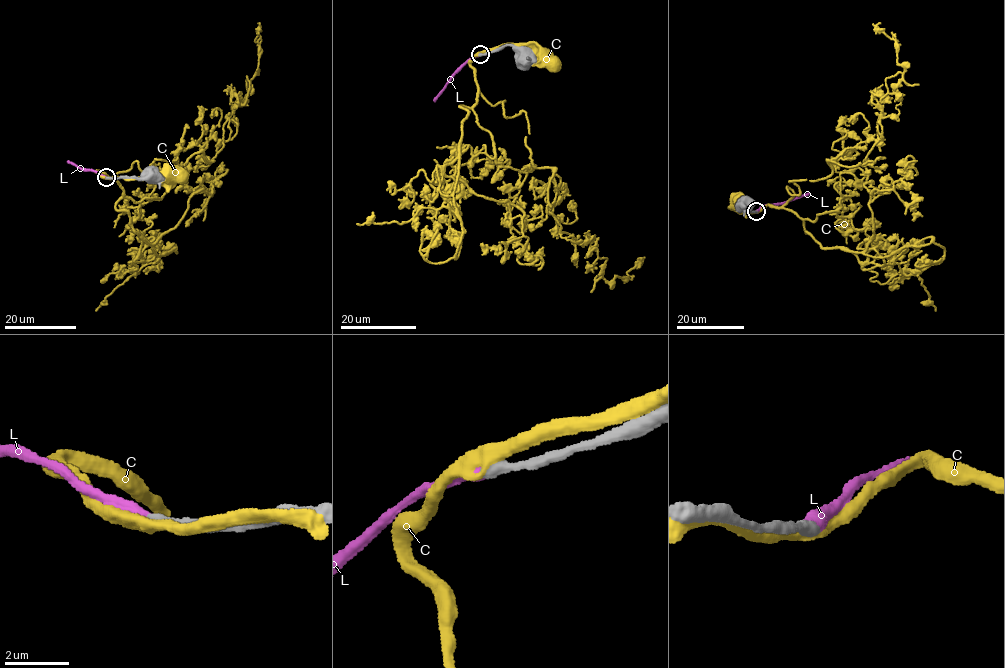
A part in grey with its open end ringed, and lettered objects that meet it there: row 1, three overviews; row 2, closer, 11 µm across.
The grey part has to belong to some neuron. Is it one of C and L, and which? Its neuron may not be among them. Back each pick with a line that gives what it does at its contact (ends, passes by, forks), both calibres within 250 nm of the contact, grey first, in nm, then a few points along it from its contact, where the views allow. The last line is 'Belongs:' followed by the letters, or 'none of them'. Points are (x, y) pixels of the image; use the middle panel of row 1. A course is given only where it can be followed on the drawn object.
L: it ends | 360/400 nm | via (479, 54), (462, 63), (435, 101)
Belongs: L

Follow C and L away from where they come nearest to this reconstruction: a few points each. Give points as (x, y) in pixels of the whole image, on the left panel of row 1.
C: (106, 178), (169, 172)
L: (106, 178), (94, 171), (82, 170), (68, 160)

